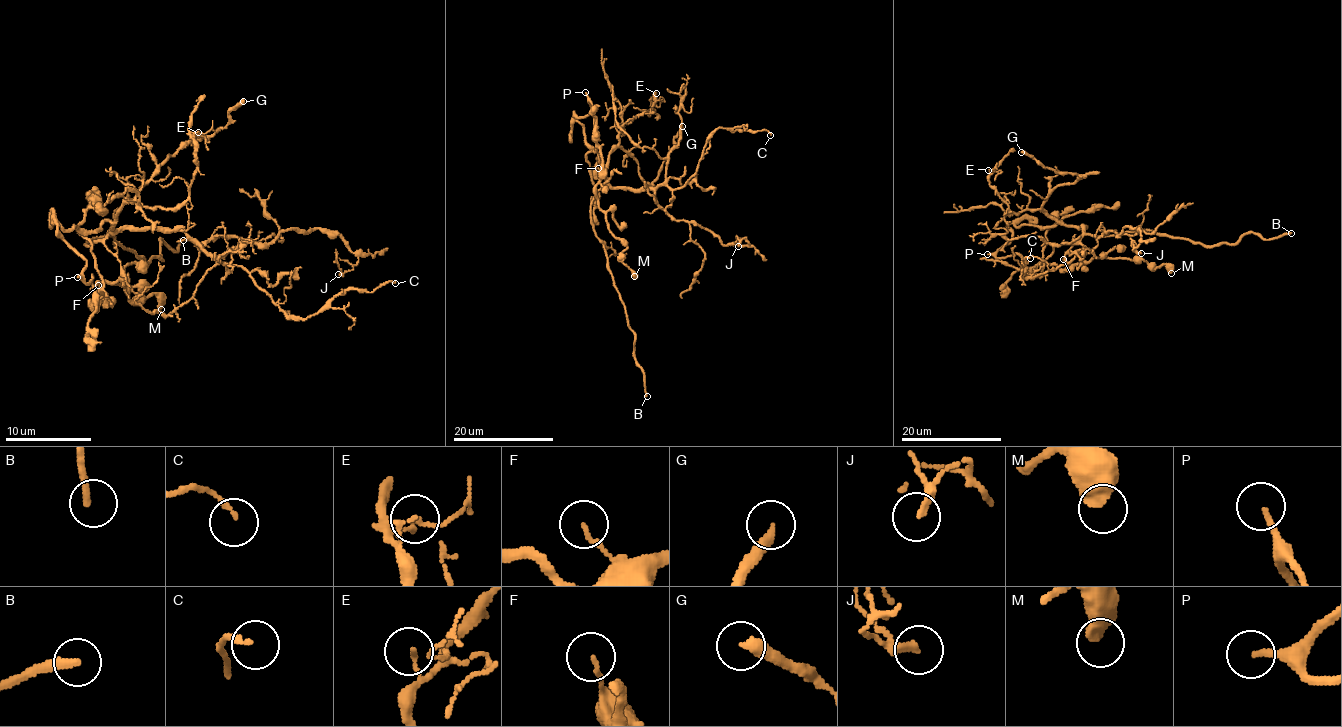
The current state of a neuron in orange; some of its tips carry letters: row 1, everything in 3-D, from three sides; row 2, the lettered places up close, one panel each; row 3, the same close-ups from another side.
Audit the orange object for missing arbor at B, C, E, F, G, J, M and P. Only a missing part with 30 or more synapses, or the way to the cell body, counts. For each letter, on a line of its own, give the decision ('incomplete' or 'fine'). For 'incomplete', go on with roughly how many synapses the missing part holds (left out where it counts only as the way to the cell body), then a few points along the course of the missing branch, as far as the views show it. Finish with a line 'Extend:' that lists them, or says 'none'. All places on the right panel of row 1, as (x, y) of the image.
B: incomplete
C: fine
E: fine
F: fine
G: fine
J: fine
M: fine
P: incomplete | 80 syn
Extend: B, P

